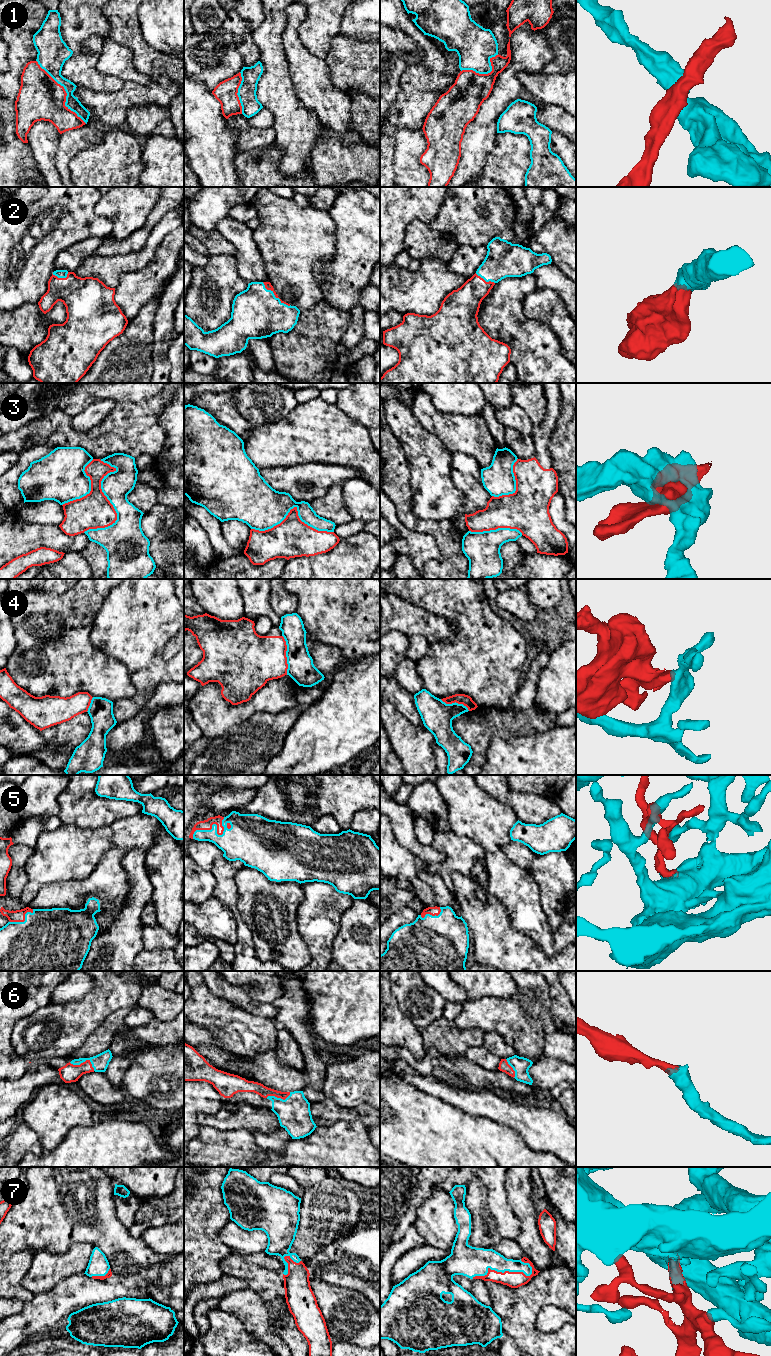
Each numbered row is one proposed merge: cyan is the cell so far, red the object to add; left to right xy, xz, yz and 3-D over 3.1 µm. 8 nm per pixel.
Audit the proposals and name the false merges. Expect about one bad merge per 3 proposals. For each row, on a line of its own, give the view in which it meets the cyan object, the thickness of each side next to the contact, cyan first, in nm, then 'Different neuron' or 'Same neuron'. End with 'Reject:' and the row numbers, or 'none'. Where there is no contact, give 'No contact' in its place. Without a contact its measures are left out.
1: Touches cyan in xy. Thickness 150 nm (cyan) against 360 nm. Different neuron
2: Touches cyan in xz. Thickness 400 nm (cyan) against 60 nm. Same neuron
3: Touches cyan in xy. Thickness 220 nm (cyan) against 280 nm. Different neuron
4: Touches cyan in xz. Thickness 220 nm (cyan) against 380 nm. Different neuron
5: Touches cyan in xz. Thickness 280 nm (cyan) against 80 nm. Same neuron
6: Touches cyan in xy. Thickness 140 nm (cyan) against 150 nm. Same neuron
7: Touches cyan in yz. Thickness 220 nm (cyan) against 130 nm. Same neuron
Reject: 1, 3, 4

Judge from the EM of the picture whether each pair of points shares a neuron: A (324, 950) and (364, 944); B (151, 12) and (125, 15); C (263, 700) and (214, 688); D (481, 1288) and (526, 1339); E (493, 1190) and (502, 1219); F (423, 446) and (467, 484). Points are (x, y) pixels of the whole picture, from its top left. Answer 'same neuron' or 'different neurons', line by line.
A: different neurons
B: different neurons
C: same neuron
D: different neurons
E: same neuron
F: different neurons

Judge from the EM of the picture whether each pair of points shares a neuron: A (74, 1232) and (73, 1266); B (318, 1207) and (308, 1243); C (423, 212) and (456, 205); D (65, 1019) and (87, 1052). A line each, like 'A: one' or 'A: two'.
A: two
B: one
C: two
D: two

